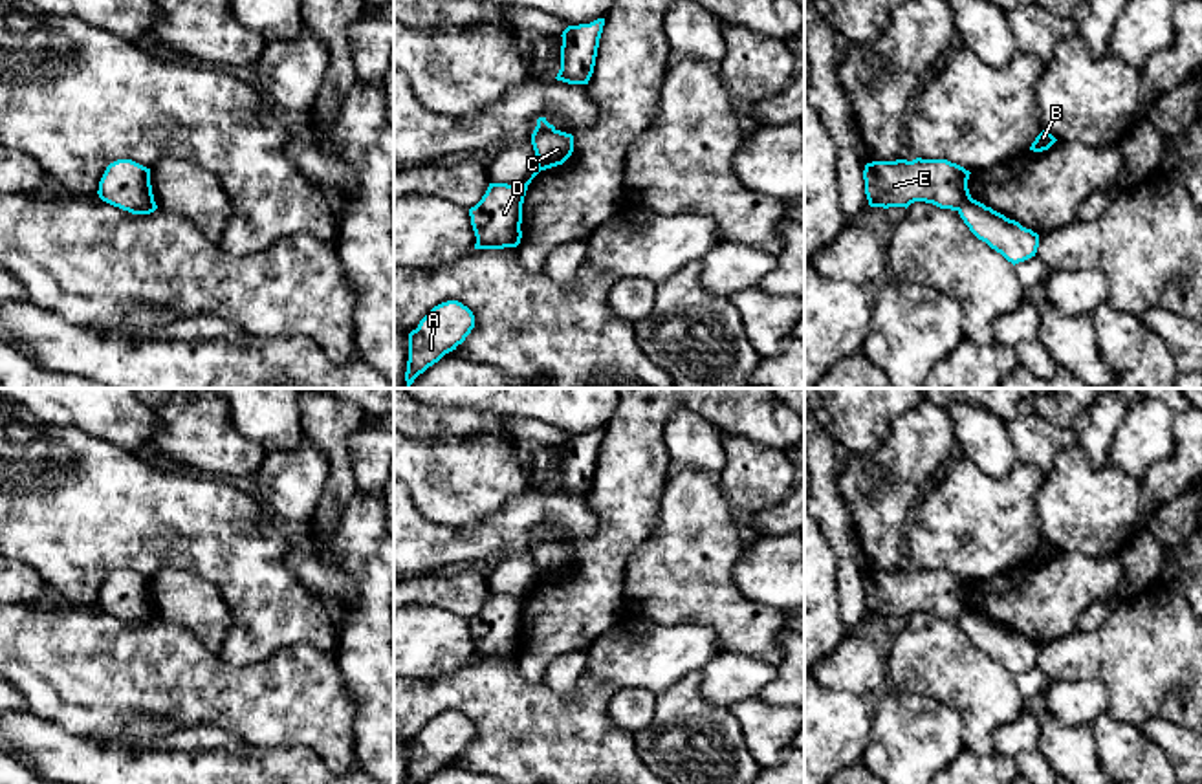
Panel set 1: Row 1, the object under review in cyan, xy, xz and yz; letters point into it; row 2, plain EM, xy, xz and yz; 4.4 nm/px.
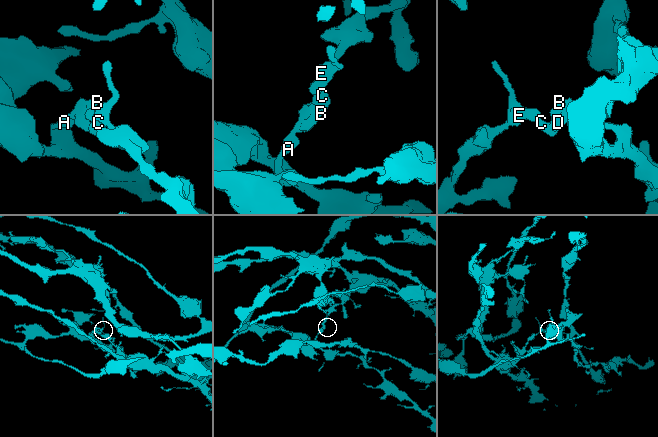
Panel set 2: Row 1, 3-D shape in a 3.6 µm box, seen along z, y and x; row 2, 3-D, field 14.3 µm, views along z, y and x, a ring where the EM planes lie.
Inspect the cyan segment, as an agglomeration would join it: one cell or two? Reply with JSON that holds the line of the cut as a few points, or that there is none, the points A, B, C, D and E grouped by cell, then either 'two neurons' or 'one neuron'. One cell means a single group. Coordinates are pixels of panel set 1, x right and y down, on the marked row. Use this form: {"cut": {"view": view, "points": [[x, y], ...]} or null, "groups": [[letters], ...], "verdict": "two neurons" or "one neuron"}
{"cut": null, "groups": [["A", "B", "C", "D", "E"]], "verdict": "one neuron"}

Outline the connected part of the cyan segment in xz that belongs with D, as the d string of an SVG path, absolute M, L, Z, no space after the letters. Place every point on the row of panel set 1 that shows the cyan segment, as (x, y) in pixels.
M539 117L531 145L537 156L531 178L522 185L489 183L482 200L469 209L476 236L475 249L504 249L520 244L522 203L528 185L541 170L563 165L572 156L574 136L557 130L546 117Z

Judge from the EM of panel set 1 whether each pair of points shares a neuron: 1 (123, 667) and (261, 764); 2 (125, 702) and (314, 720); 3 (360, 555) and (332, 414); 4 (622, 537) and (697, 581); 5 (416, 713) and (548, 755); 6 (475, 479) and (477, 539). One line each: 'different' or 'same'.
1: different
2: same
3: different
4: different
5: same
6: different

